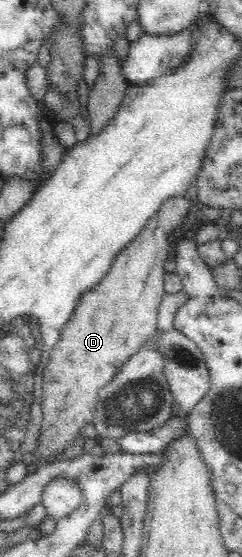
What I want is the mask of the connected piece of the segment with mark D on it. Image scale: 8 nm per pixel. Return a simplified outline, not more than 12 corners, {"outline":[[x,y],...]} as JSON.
{"outline":[[162,202],[77,301],[43,369],[31,462],[92,423],[100,389],[150,341],[170,237]]}

